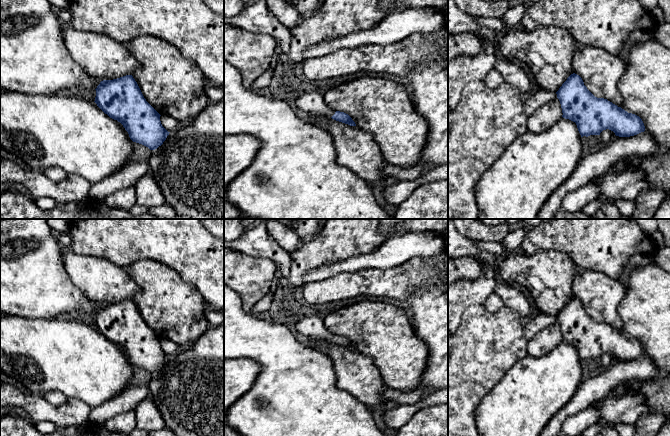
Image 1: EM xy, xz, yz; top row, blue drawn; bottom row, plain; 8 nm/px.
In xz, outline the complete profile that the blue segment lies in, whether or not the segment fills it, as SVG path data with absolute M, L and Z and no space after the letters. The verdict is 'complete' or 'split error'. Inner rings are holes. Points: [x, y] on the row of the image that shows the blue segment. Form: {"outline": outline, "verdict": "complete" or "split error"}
{"outline": "M305 89L291 97L290 100L304 115L313 114L331 117L336 121L356 126L348 114L330 108L325 103L324 96L314 89Z", "verdict": "split error"}

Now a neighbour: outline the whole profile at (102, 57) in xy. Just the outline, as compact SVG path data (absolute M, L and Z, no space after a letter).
M70 24L62 26L67 49L87 74L103 81L131 75L140 67L127 44L88 31L79 31Z

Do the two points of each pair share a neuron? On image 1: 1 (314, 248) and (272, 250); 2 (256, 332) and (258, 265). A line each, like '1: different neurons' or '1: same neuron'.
1: different neurons
2: different neurons

